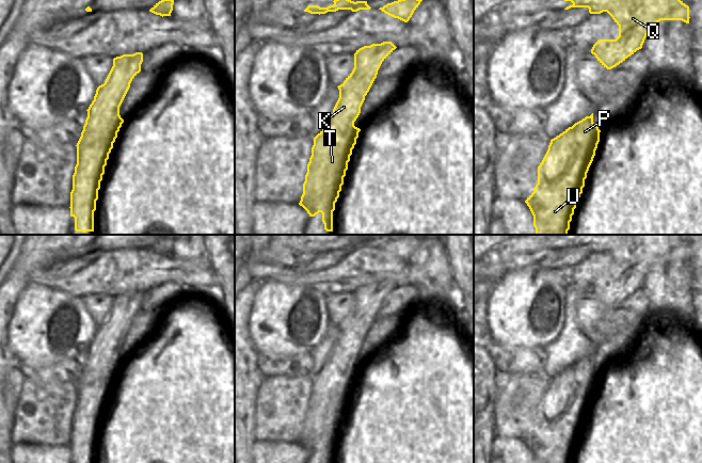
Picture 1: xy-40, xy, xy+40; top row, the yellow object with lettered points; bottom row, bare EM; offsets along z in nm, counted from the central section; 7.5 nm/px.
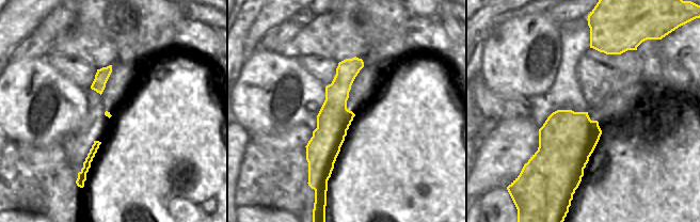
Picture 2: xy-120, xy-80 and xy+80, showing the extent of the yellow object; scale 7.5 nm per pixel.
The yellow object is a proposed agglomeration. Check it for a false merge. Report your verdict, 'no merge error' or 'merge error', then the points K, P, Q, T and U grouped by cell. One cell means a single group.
merge error; groups K Q T U / P

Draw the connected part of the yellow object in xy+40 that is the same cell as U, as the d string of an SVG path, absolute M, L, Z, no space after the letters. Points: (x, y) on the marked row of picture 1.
M572 127L551 140L548 149L538 166L538 183L525 203L533 215L536 235L568 235L570 222L585 187L587 174L580 171L583 158L576 151L576 134Z

